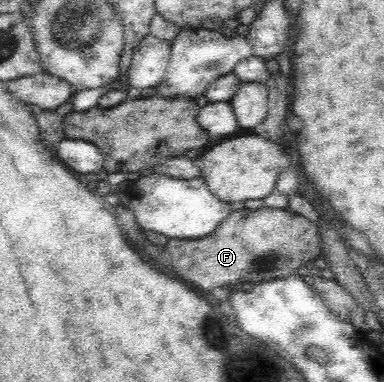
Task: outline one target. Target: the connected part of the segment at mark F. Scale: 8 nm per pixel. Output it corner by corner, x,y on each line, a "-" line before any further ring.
265,206
229,213
217,229
201,241
169,239
161,257
167,259
167,269
173,267
173,271
188,284
193,283
209,294
215,287
225,287
229,283
261,283
277,277
289,277
321,253
321,240
320,228
306,216
289,208
271,209

